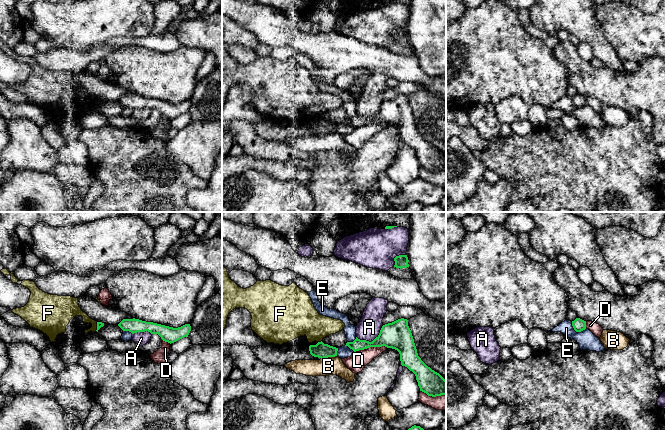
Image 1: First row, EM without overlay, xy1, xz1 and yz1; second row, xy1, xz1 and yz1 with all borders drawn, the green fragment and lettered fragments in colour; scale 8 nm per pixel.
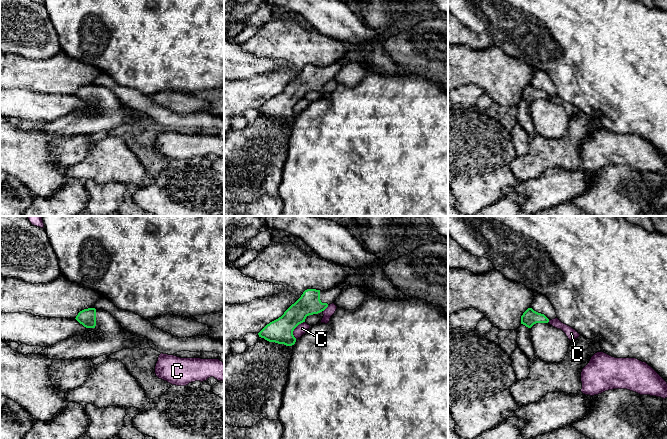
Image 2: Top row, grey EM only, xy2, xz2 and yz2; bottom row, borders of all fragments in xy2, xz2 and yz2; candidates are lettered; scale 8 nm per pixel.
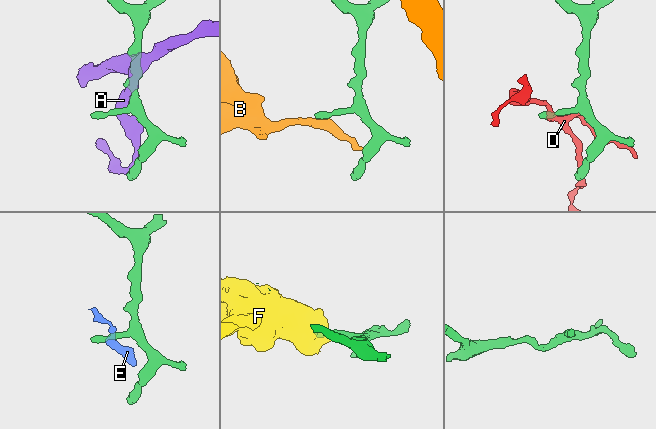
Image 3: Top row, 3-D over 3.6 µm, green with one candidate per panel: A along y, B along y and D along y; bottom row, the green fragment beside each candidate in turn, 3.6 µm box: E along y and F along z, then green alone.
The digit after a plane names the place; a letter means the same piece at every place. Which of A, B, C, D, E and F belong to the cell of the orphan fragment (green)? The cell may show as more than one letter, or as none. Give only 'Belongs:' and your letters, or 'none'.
Belongs: none

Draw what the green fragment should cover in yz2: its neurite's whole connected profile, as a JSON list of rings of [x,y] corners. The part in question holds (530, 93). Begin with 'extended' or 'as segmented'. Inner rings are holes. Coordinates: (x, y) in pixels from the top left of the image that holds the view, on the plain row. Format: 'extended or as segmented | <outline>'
extended | [[[528,84],[521,92],[521,100],[517,105],[517,120],[520,126],[531,136],[535,136],[534,122],[530,115],[530,104],[536,99],[548,99],[549,95],[541,89]]]

